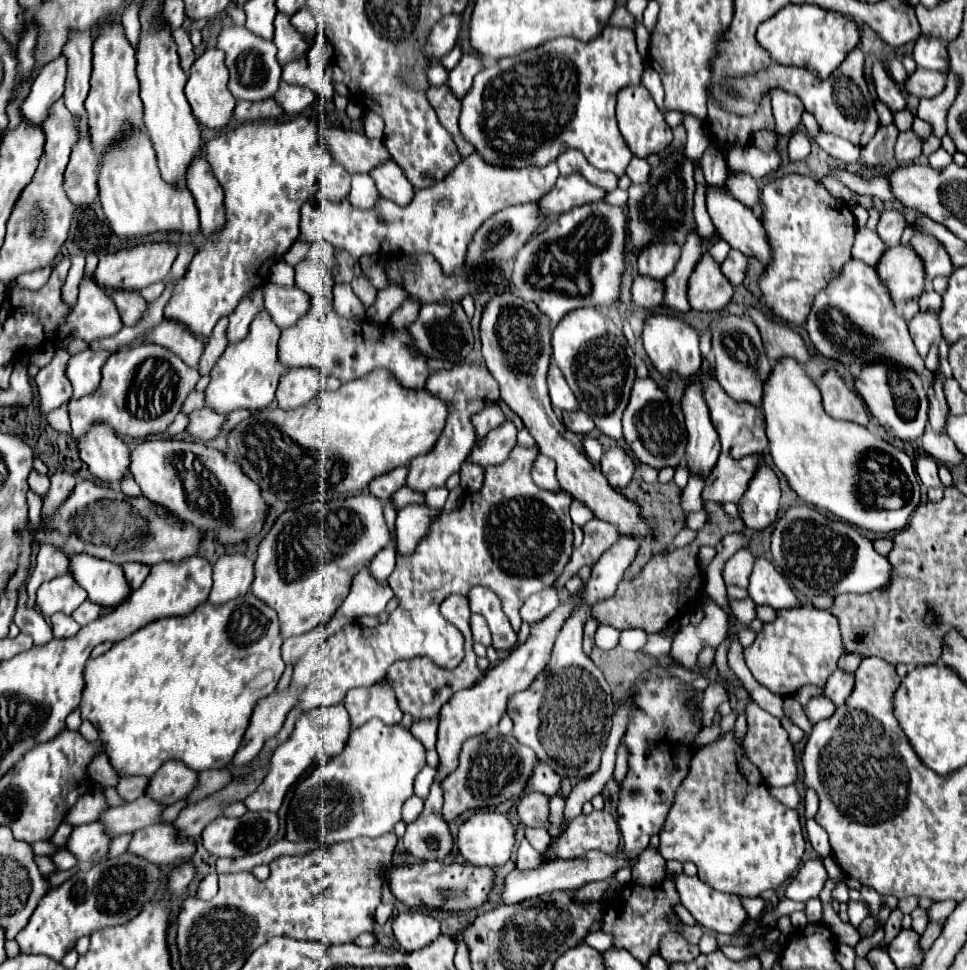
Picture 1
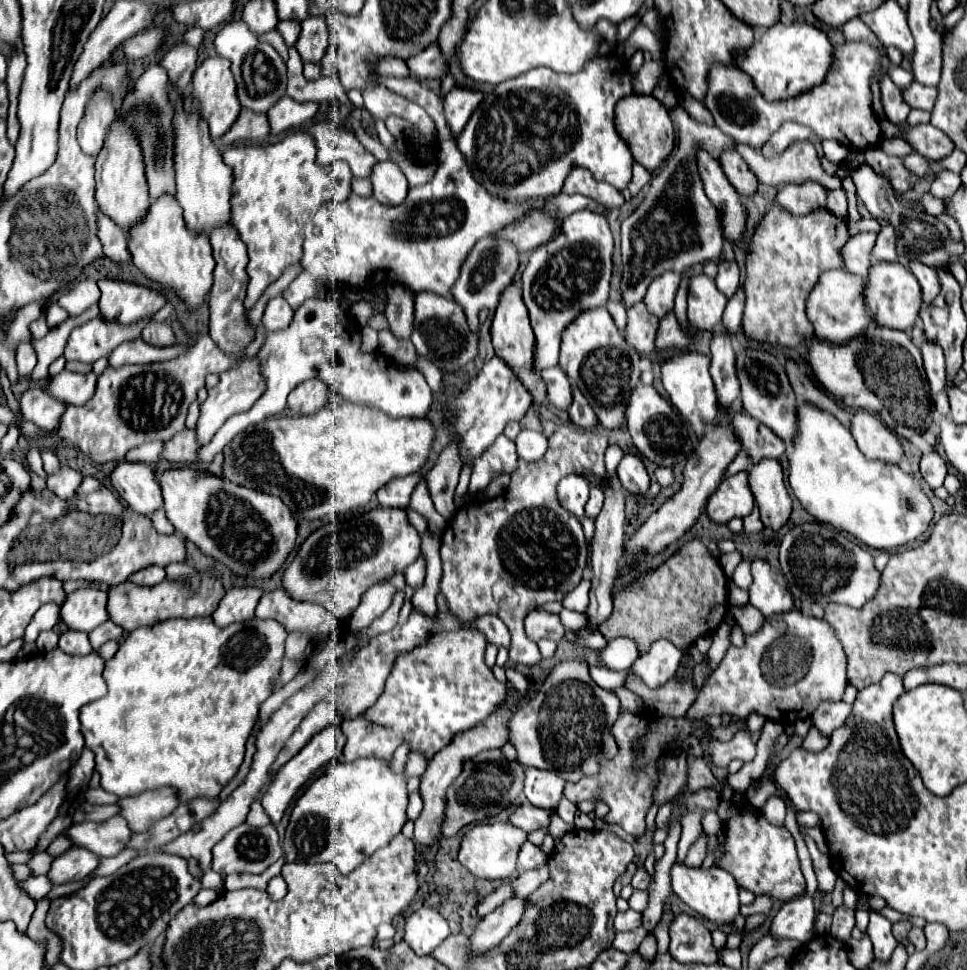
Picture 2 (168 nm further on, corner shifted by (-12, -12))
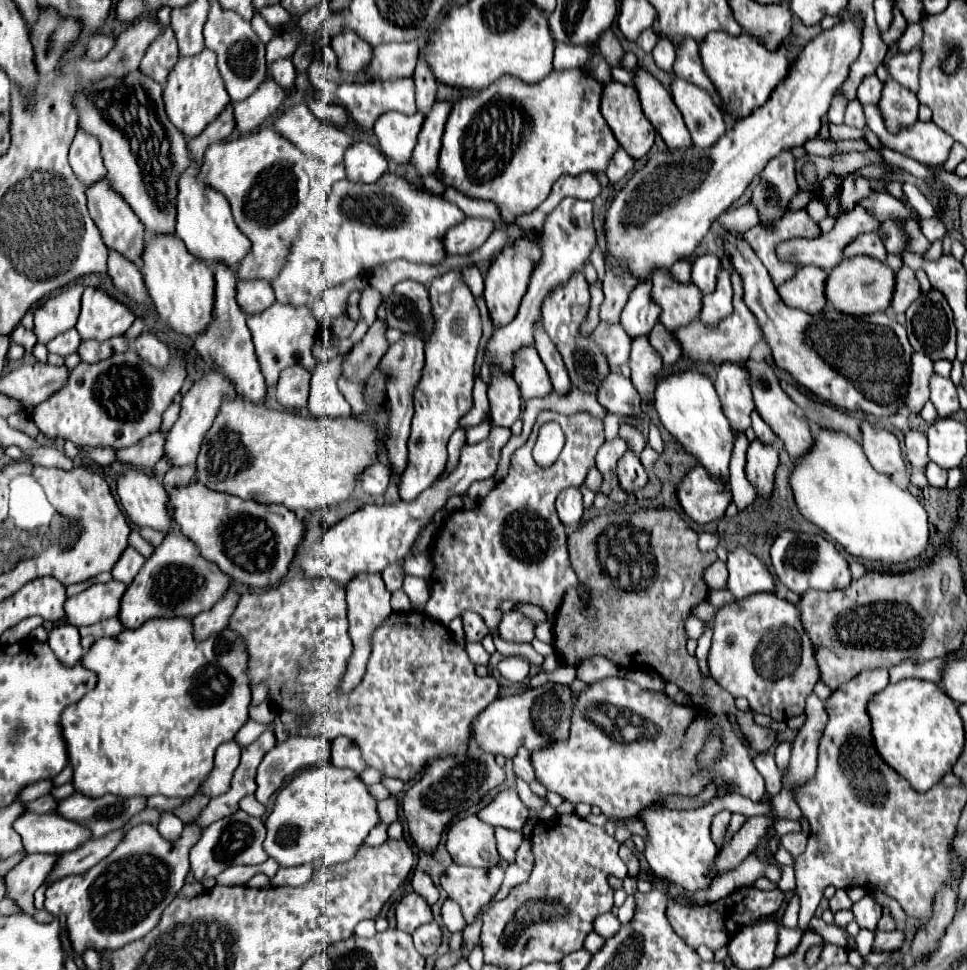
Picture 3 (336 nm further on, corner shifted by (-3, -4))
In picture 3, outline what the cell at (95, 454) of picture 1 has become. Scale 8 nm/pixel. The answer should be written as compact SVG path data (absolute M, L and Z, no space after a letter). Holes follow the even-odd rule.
M130 467L118 479L118 497L134 525L148 525L158 531L170 529L172 519L166 509L168 493L154 475Z

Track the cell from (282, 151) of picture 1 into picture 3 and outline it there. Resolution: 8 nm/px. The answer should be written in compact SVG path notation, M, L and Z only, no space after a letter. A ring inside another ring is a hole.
M274 129L212 143L204 153L204 183L228 197L238 229L252 243L248 255L238 265L238 279L272 281L278 277L292 241L312 207L308 205L308 175L304 163L306 155Z

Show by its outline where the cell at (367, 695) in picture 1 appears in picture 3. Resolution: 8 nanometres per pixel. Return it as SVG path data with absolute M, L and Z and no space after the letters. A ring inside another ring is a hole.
M336 737L332 741L332 765L348 767L356 773L362 773L368 767L360 753L360 747L348 737Z

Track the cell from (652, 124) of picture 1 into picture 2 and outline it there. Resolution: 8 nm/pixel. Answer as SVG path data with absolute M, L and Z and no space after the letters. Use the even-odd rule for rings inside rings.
M629 95L629 97L623 97L621 101L617 101L615 125L617 125L617 131L621 133L623 141L631 149L635 161L641 163L651 173L655 169L659 169L659 165L667 159L667 155L673 149L673 141L675 141L673 123L669 119L665 105L659 103L653 95Z

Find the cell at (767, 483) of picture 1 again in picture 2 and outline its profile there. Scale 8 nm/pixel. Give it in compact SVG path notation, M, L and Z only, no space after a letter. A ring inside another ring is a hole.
M765 459L749 471L749 485L761 509L765 527L777 531L791 515L791 497L783 481L783 467L777 459Z

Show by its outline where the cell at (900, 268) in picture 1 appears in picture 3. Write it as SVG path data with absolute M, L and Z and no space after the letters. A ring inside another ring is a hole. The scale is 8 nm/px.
M868 255L844 259L828 275L828 301L834 309L840 309L848 315L872 315L876 311L886 311L892 305L894 289L896 273L886 263Z

